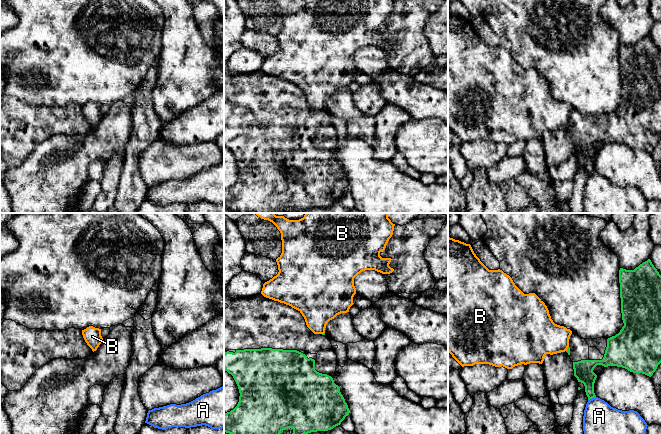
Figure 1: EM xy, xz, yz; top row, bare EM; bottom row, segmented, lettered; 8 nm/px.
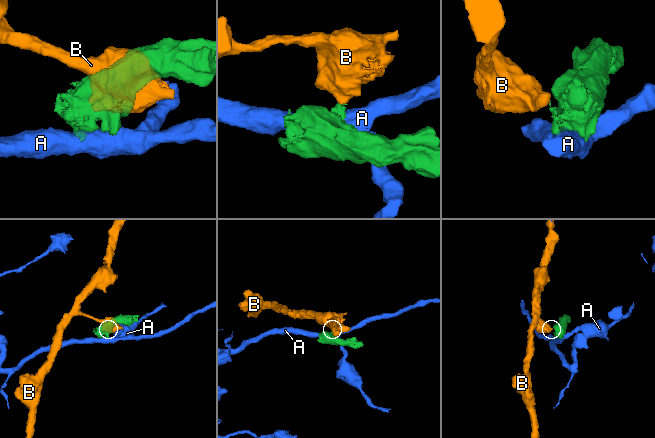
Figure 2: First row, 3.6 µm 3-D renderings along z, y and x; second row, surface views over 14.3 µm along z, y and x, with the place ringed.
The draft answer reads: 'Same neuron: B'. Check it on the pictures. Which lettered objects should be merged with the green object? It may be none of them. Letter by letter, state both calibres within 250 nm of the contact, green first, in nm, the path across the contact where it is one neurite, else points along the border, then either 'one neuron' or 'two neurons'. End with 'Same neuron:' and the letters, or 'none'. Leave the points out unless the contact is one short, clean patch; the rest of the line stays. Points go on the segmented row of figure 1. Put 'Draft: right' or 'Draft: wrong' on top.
Draft: wrong
A: 160 nm thick on the green side, 260 nm on the other; two neurons
B: 30 nm thick on the green side, 300 nm on the other; border along yz (568, 346), (566, 351); two neurons
Same neuron: none

